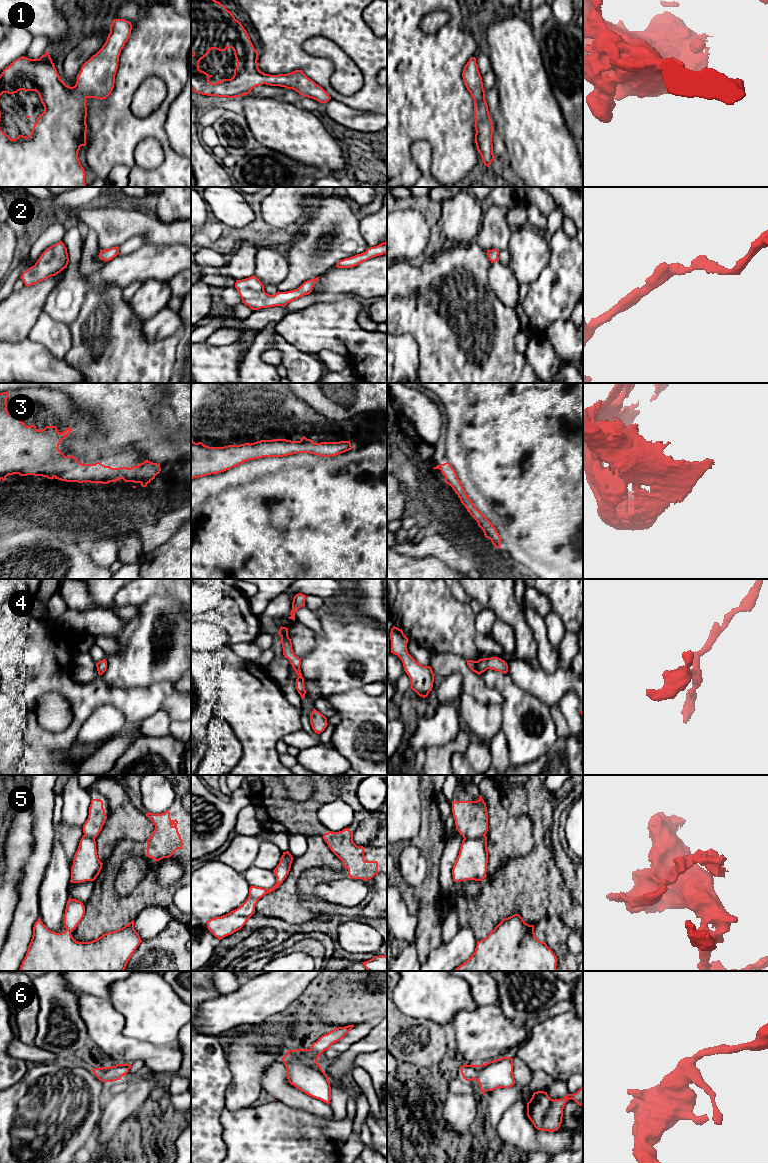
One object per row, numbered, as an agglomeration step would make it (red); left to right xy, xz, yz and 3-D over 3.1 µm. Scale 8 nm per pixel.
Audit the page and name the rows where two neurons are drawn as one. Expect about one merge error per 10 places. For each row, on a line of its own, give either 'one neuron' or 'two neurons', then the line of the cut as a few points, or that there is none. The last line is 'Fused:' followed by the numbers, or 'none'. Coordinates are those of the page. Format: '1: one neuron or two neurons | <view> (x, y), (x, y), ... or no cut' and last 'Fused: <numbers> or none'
1: one neuron | no cut
2: one neuron | no cut
3: one neuron | no cut
4: one neuron | no cut
5: two neurons | yz (484, 835), (464, 838)
6: one neuron | no cut
Fused: 5

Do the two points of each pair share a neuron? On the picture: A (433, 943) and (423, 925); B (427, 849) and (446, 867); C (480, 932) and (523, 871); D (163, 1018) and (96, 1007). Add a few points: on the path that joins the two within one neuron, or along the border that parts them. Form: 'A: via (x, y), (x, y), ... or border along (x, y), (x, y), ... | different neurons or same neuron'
A: via (431, 939), (427, 929) | same neuron
B: border along (446, 838), (446, 844), (439, 865), (440, 885) | different neurons
C: via (484, 917), (515, 886) | same neuron
D: border along (108, 999), (124, 1019), (122, 1033) | different neurons

